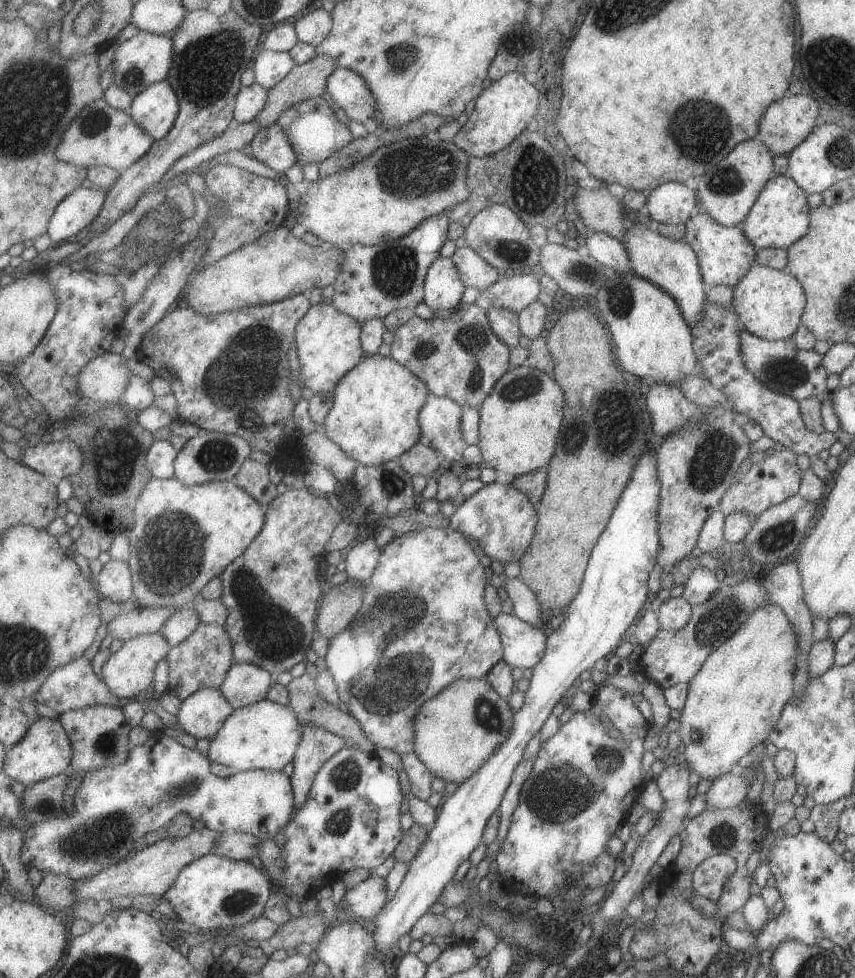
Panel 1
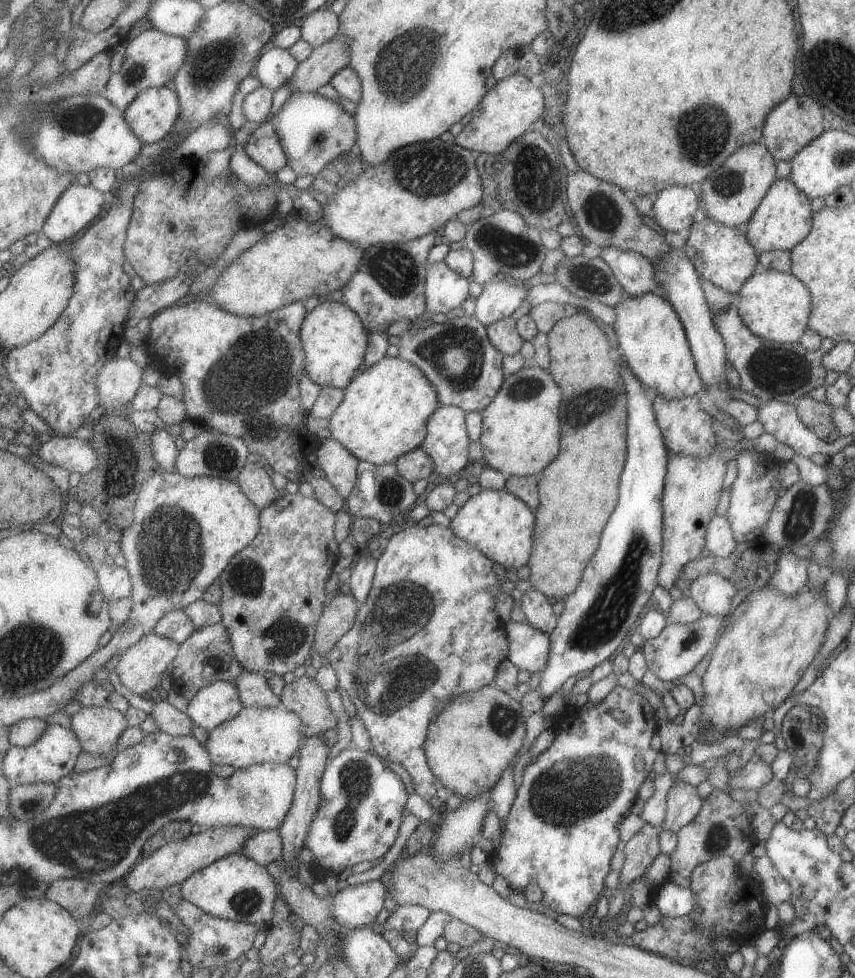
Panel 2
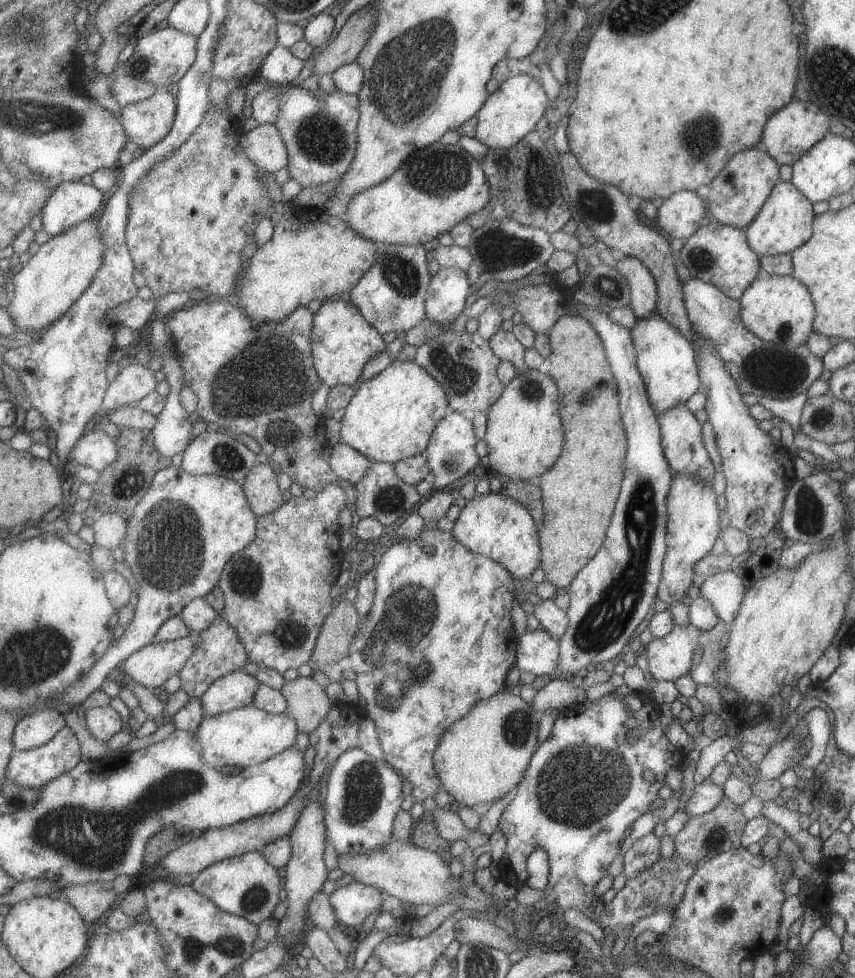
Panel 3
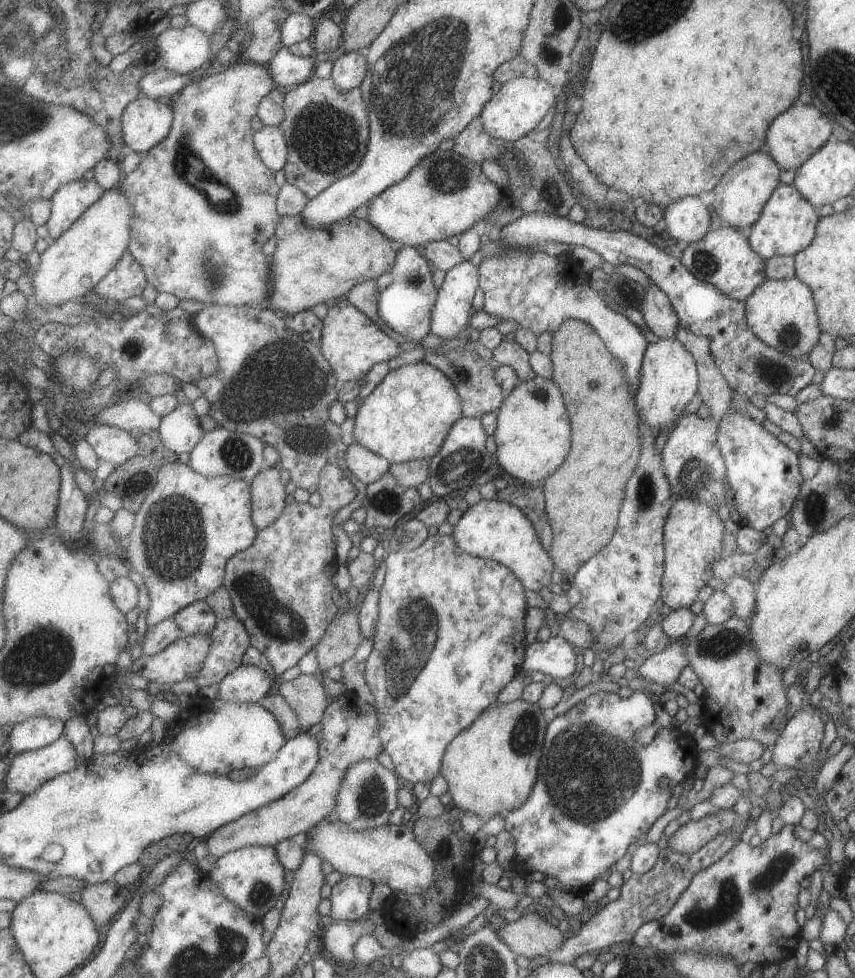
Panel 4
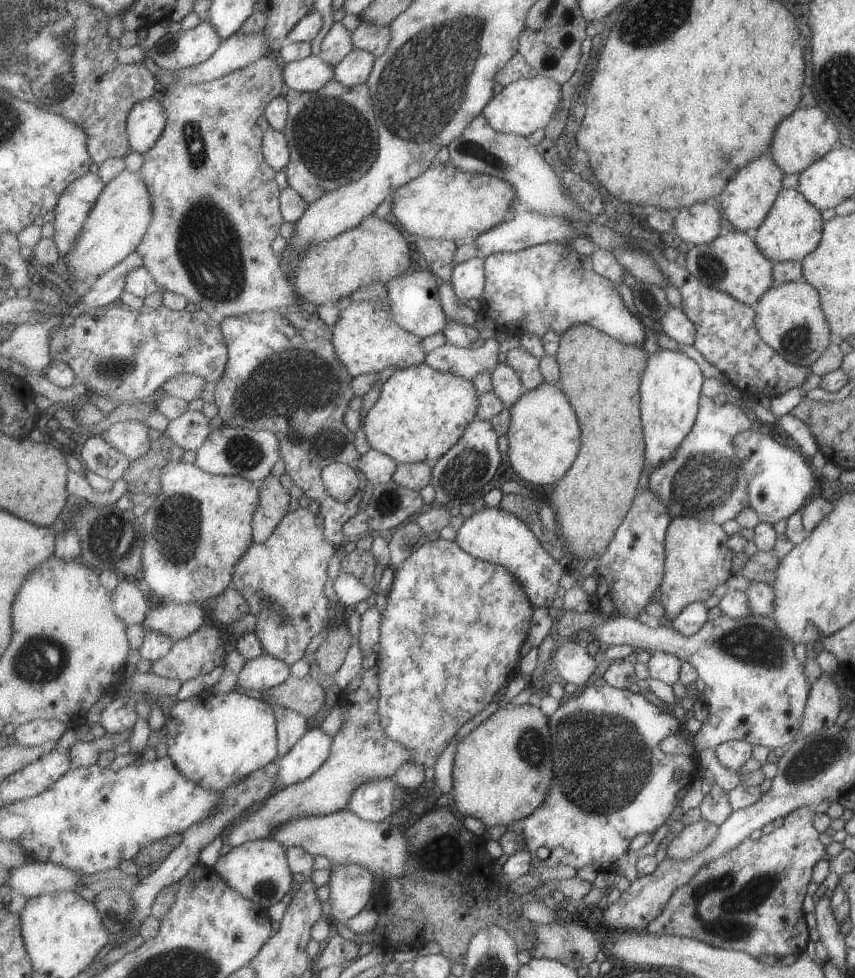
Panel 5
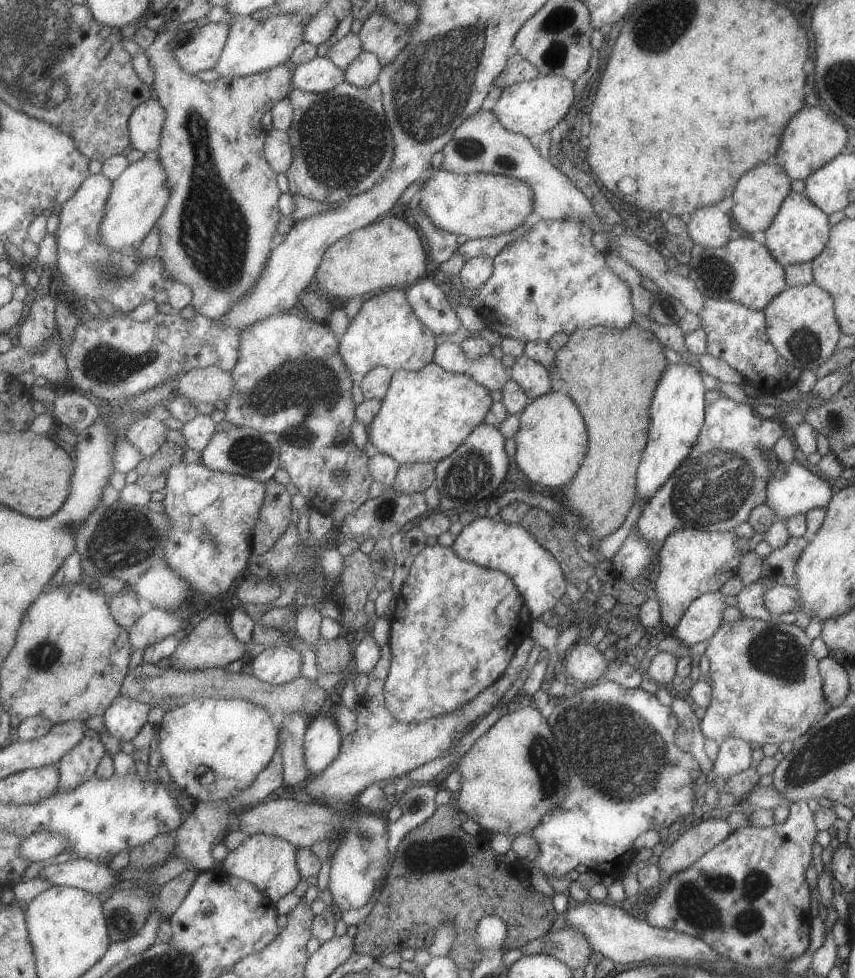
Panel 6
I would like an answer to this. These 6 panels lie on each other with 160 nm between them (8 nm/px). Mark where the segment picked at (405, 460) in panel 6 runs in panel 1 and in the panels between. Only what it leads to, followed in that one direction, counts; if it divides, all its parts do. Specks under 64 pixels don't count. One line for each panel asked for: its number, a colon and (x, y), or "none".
1: (375, 418)
2: (385, 415)
3: (393, 416)
4: (409, 415)
5: (423, 412)

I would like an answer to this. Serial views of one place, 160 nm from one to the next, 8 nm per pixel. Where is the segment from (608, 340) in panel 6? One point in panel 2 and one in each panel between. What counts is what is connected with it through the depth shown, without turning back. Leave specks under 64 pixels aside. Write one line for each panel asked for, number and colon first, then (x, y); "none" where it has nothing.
2: (579, 490)
3: (580, 492)
4: (584, 496)
5: (600, 376)

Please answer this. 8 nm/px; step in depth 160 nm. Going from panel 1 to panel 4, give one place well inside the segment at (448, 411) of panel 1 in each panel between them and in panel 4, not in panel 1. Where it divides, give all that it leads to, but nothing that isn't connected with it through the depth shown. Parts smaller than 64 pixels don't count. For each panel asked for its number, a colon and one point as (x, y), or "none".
2: (448, 441)
3: (452, 452)
4: (463, 458)

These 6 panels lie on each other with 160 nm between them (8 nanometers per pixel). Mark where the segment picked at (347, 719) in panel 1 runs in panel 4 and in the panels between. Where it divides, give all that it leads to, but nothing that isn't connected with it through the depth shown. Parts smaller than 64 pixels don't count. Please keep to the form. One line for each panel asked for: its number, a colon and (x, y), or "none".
2: (304, 696)
3: (309, 703)
4: (306, 694)

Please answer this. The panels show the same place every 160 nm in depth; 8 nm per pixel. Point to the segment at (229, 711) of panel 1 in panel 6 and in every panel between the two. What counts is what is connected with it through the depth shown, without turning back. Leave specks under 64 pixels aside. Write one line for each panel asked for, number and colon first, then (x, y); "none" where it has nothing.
2: (220, 702)
3: (237, 690)
4: (249, 683)
5: (265, 672)
6: (280, 665)

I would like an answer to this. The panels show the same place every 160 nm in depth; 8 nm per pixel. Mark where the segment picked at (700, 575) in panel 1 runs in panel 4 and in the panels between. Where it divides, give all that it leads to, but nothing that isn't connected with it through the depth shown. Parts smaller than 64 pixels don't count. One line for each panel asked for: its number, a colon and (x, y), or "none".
2: (712, 594)
3: (724, 590)
4: (741, 592)

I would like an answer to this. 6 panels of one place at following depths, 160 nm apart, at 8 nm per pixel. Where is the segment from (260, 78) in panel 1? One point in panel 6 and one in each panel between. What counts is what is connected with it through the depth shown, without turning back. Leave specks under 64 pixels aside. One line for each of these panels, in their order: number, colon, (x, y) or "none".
2: (276, 67)
3: (281, 67)
4: (289, 70)
5: (311, 74)
6: (320, 75)

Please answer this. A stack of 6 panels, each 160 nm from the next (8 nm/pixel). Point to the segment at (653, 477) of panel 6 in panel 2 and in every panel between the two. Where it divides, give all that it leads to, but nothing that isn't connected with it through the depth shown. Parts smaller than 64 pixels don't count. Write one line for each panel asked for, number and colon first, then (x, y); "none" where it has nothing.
2: (650, 338)
3: (665, 360)
4: (668, 379)
5: (669, 387)

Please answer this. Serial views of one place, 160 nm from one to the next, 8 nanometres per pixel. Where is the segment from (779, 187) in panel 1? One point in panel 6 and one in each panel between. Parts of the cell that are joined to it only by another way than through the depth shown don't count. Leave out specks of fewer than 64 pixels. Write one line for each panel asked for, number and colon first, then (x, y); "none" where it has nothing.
2: (783, 218)
3: (784, 222)
4: (787, 223)
5: (791, 229)
6: (798, 232)

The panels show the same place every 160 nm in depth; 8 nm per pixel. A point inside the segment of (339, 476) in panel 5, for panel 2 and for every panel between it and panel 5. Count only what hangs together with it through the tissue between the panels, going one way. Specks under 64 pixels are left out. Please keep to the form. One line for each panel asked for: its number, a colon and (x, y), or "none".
2: (274, 591)
3: (278, 590)
4: (282, 586)

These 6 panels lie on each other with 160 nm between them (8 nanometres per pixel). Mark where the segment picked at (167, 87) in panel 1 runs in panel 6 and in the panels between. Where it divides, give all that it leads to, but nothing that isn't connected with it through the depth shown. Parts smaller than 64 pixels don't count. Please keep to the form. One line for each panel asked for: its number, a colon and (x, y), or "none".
2: (152, 115)
3: (148, 122)
4: (147, 121)
5: (147, 121)
6: (147, 124)

